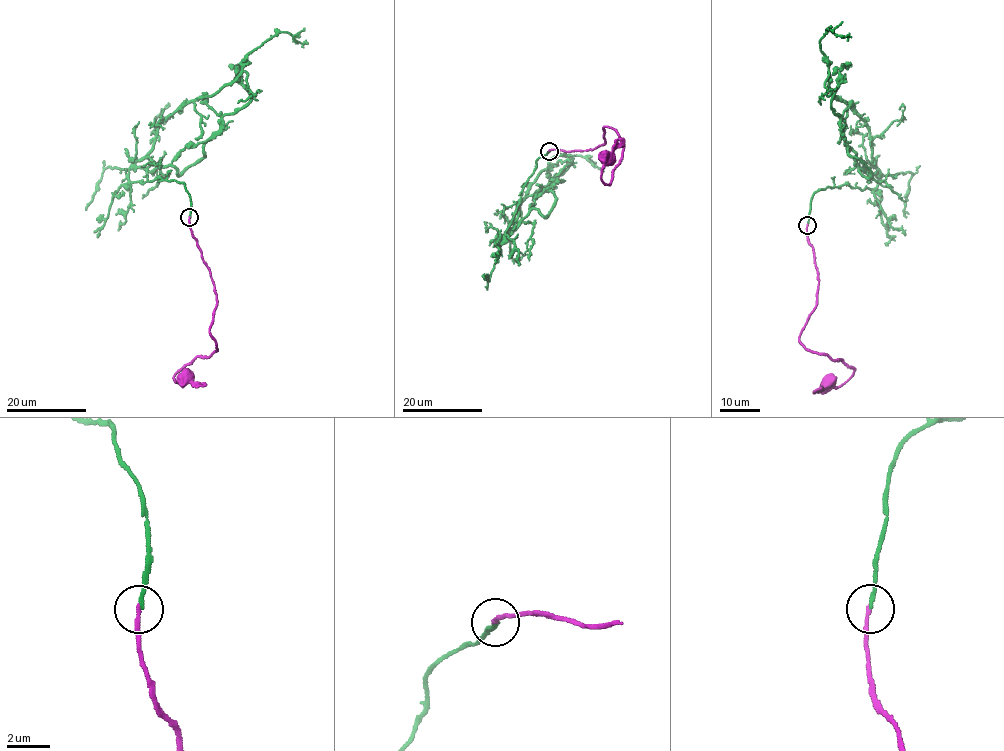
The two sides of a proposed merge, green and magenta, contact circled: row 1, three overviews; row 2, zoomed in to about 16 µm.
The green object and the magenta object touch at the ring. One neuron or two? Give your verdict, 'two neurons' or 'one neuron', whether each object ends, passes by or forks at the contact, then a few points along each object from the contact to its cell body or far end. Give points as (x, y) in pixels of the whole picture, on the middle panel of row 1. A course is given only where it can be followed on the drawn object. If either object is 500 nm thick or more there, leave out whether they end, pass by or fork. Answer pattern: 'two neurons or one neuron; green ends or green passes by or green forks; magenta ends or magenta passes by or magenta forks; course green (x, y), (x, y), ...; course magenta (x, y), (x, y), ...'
one neuron; green ends; magenta ends; course green (549, 150), (537, 159), (500, 244), (528, 188), (551, 167), (553, 157), (580, 155), (600, 168), (603, 164); course magenta (549, 150), (602, 145), (603, 127), (610, 127), (624, 149), (609, 184), (601, 176), (608, 158)

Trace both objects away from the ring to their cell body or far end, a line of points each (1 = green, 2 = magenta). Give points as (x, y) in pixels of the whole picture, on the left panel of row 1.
1: (189, 217), (184, 183), (129, 179), (157, 126), (234, 80), (242, 60), (276, 34), (289, 32), (306, 44)
2: (189, 217), (216, 295), (209, 333), (217, 348), (173, 378), (187, 376)

